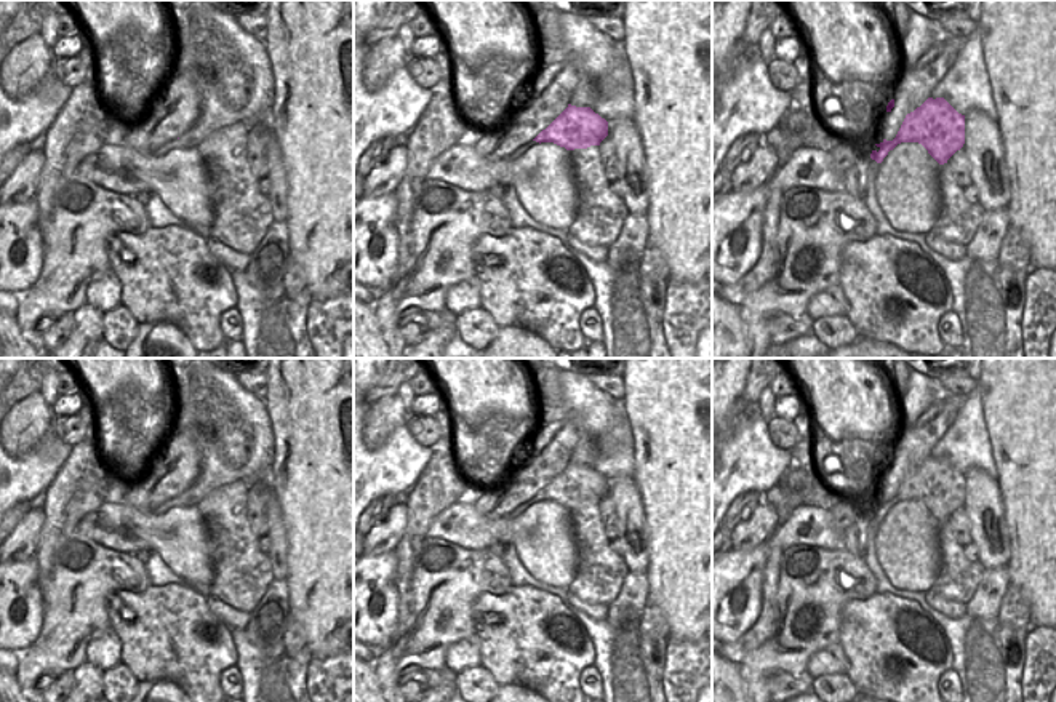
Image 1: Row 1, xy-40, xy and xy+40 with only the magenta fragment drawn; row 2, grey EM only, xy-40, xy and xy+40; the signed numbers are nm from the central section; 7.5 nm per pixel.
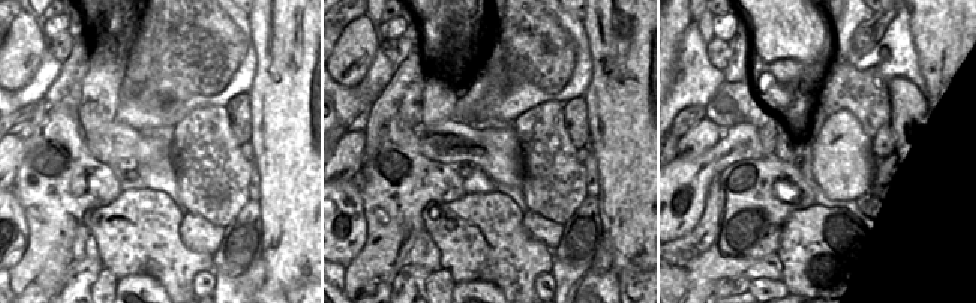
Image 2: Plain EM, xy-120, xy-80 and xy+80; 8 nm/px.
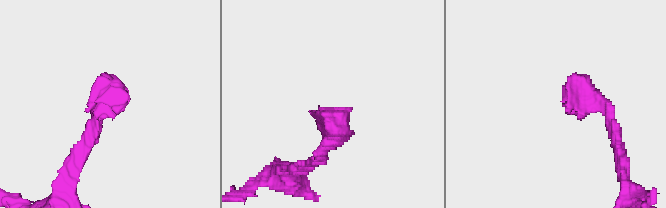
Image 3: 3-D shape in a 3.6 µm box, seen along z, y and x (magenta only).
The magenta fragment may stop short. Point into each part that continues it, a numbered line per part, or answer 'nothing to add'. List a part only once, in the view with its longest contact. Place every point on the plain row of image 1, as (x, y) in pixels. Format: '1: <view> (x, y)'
nothing to add

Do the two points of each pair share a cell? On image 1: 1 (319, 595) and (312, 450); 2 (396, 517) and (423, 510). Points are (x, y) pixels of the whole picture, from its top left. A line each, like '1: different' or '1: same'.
1: same
2: different

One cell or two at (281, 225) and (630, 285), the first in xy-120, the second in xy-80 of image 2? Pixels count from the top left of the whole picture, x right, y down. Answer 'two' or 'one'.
two

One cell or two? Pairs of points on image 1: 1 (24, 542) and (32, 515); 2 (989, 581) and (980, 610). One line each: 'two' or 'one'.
1: one
2: one

